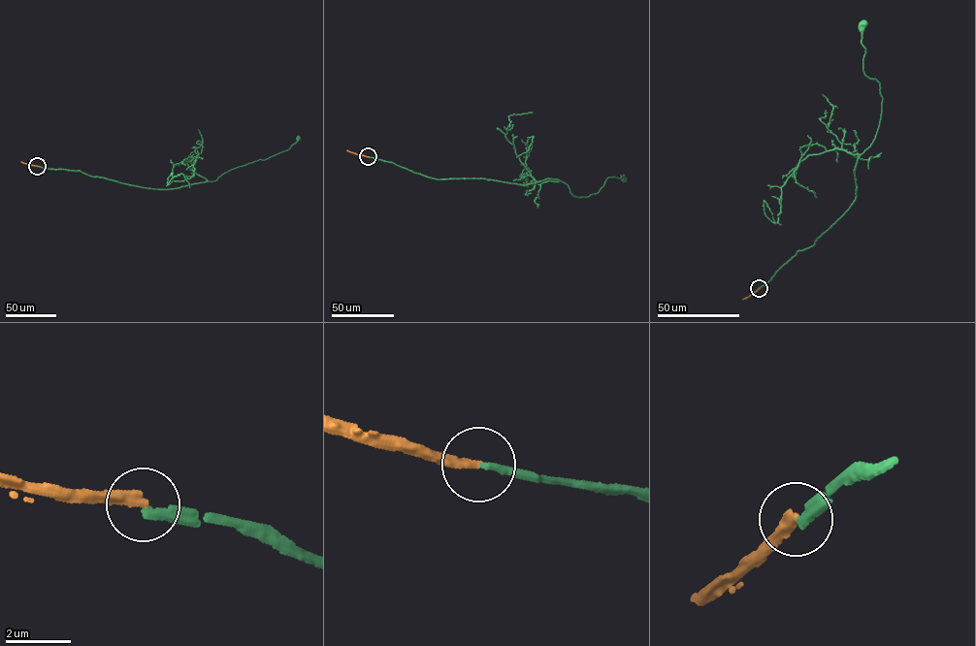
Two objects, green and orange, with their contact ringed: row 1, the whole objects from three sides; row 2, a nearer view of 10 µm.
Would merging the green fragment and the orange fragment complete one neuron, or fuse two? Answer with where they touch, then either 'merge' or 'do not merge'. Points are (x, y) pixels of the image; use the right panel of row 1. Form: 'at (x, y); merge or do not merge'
at (759, 288); do not merge

